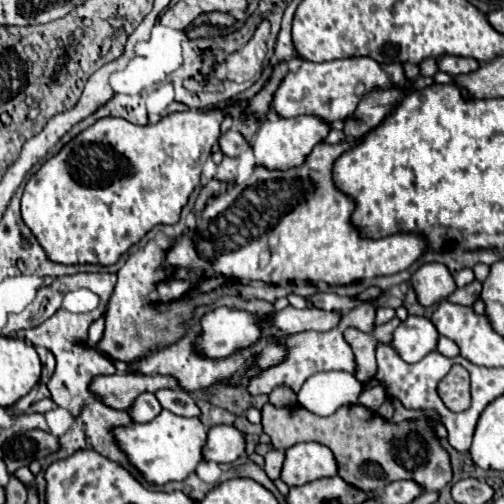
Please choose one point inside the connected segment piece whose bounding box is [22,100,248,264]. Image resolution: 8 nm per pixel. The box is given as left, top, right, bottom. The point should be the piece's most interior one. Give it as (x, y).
(111, 184)

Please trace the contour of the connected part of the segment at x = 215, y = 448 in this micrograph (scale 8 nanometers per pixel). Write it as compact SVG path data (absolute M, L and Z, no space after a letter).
M218 424L208 430L208 440L204 446L204 460L212 462L234 462L246 450L246 438L236 426Z

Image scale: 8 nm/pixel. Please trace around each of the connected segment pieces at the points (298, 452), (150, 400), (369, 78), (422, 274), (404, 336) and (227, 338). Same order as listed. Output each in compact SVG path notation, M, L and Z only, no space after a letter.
M306 442L286 450L286 460L280 478L288 486L304 486L312 480L330 478L336 474L338 464L332 450L316 442Z
M146 392L146 394L140 394L136 398L136 404L128 412L134 418L134 422L146 424L146 422L152 422L162 412L162 406L160 406L160 402L156 400L154 394Z
M368 58L330 60L330 62L320 62L320 64L304 60L296 74L288 74L282 80L282 84L272 100L272 106L284 118L312 114L312 116L320 116L326 122L346 120L356 112L356 108L360 104L360 98L354 94L354 88L358 84L364 84L368 94L376 88L378 90L400 88L400 90L404 90L404 96L406 96L412 88L404 74L404 68L400 64L376 64L374 60L368 60Z
M436 262L420 266L412 274L410 284L422 306L434 306L456 290L456 282L450 270L444 264L436 264Z
M408 316L394 330L392 346L396 352L400 352L402 360L408 360L412 364L416 360L422 360L428 352L436 350L438 336L440 334L430 320L422 316Z
M218 308L202 318L204 336L200 338L200 348L206 356L224 358L238 348L254 344L262 332L256 326L256 320L238 310Z

